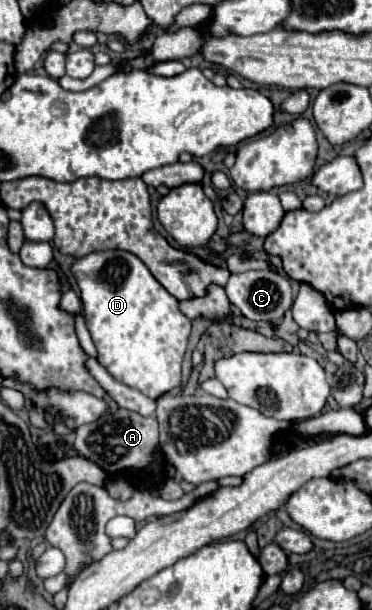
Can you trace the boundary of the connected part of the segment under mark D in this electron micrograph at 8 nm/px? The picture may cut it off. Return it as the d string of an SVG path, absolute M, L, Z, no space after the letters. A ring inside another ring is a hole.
M101 250L81 256L73 262L71 272L81 290L85 306L85 324L97 348L97 362L121 384L157 400L181 384L181 362L191 334L191 320L179 310L179 302L149 272L149 268L131 252Z

